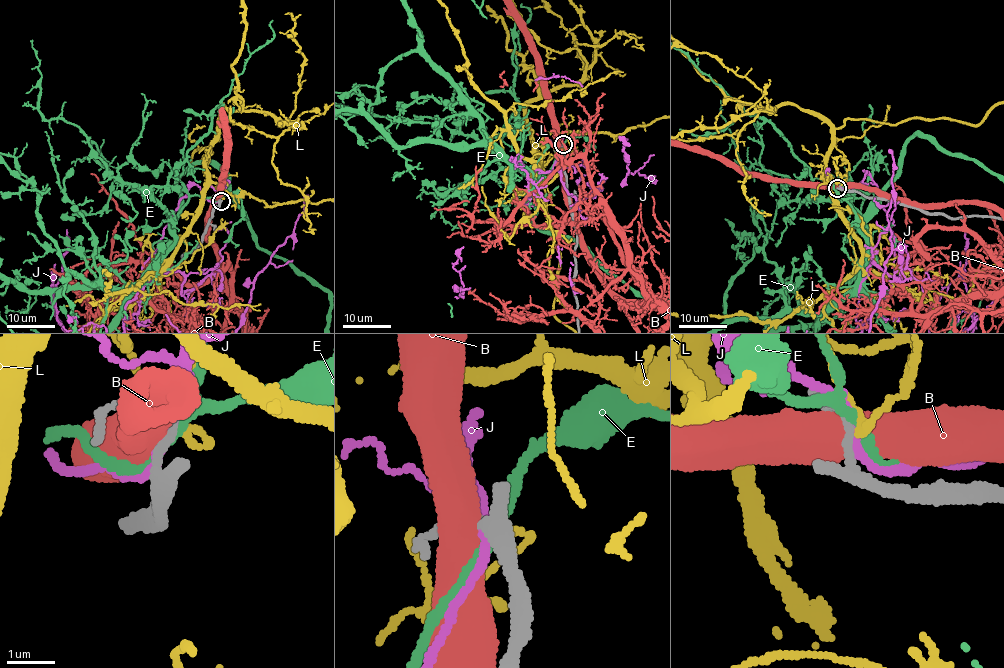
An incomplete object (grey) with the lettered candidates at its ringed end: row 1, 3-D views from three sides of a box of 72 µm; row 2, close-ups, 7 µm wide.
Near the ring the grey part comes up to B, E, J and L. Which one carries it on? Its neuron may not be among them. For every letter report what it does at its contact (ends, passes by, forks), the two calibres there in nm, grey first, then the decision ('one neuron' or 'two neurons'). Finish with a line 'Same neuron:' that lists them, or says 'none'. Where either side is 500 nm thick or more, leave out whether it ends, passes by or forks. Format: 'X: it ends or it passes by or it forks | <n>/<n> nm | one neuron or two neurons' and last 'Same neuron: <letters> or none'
B: 220/550 nm | two neurons
E: it forks | 190/180 nm | two neurons
J: it passes by | 150/170 nm | two neurons
L: it passes by | 200/140 nm | two neurons
Same neuron: none

